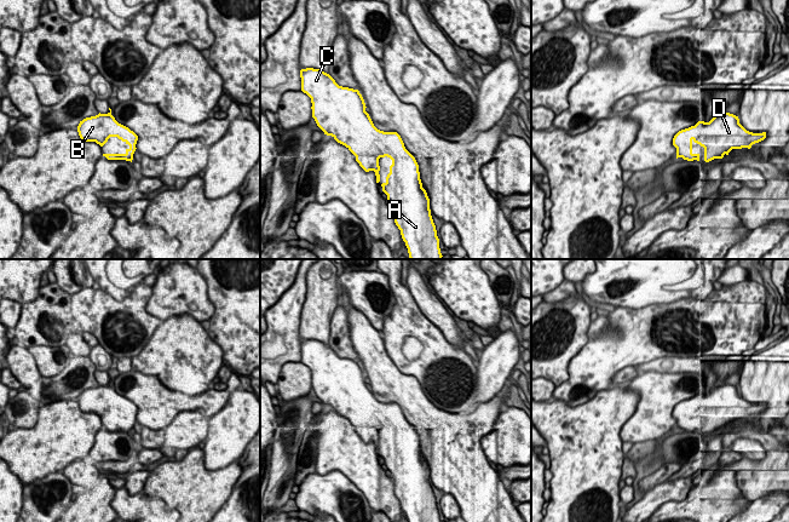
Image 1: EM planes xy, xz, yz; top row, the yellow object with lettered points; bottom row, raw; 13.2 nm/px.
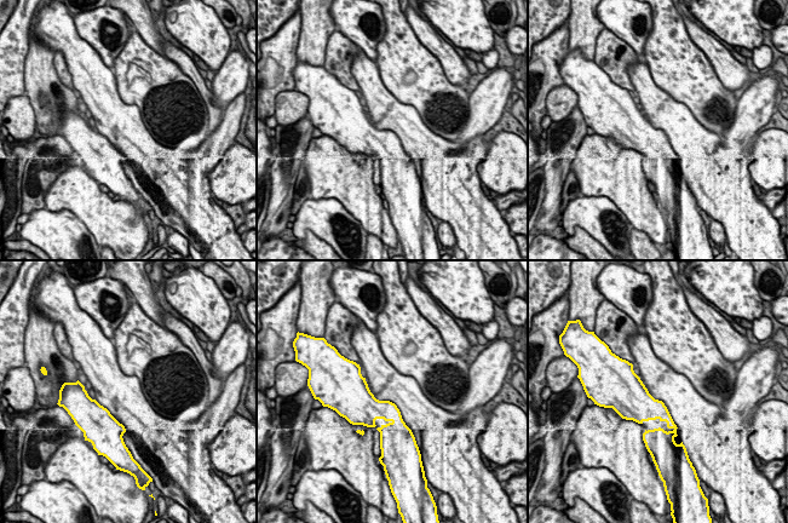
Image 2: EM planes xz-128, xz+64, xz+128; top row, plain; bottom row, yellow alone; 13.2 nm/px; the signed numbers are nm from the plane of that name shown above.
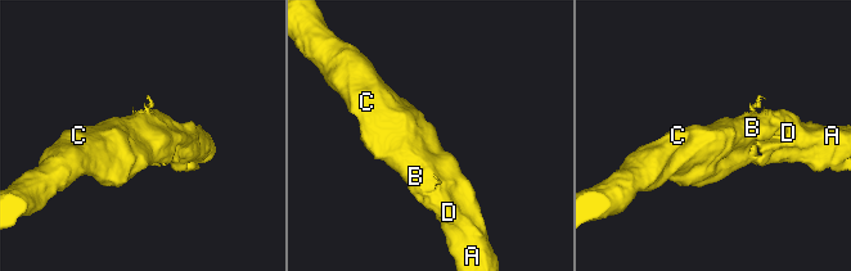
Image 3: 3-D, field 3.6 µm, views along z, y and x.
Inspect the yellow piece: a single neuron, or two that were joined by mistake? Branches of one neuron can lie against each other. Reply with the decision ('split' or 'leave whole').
leave whole

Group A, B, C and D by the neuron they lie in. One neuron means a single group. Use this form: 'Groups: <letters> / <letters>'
Groups: A B C D

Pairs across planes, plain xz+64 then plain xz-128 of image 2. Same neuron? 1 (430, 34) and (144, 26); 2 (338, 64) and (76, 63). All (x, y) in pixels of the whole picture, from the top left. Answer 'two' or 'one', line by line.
1: one
2: two

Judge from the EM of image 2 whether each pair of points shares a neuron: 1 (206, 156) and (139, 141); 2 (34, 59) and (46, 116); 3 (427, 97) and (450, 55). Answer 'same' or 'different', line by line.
1: same
2: same
3: different

